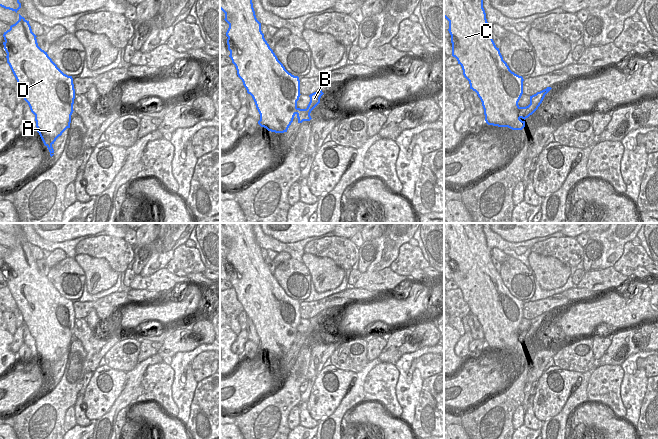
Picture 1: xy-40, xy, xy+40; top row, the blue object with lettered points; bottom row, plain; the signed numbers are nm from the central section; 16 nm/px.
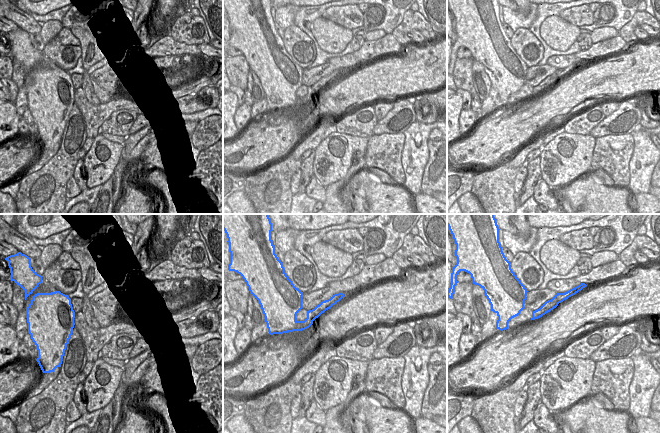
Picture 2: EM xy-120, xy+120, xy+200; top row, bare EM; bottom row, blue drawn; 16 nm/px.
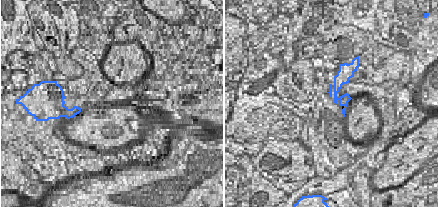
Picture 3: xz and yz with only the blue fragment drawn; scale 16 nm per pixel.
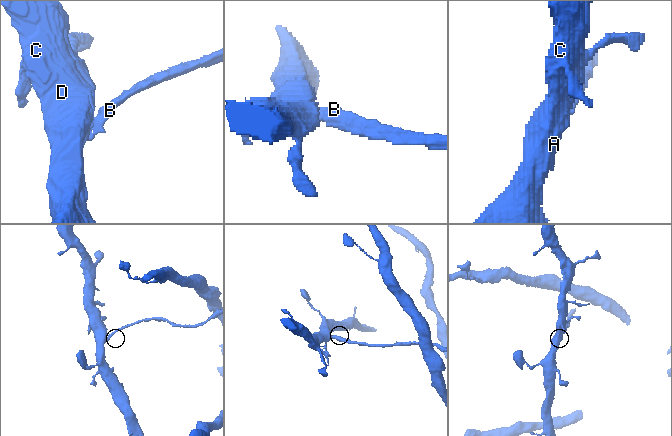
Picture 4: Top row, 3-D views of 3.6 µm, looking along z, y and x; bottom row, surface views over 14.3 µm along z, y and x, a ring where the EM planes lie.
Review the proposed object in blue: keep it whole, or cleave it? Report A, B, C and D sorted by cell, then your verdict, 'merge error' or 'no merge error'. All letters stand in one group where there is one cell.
groups A C D / B; merge error

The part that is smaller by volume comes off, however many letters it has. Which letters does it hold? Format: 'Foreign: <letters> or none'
Foreign: B

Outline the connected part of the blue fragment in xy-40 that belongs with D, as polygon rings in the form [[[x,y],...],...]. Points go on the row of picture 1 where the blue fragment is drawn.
[[[20,14],[19,20],[4,32],[3,37],[7,63],[22,89],[24,100],[35,115],[37,132],[52,157],[54,155],[52,145],[67,128],[70,128],[75,99],[73,78],[64,74],[47,52],[38,46],[37,36],[32,32],[29,21]]]

